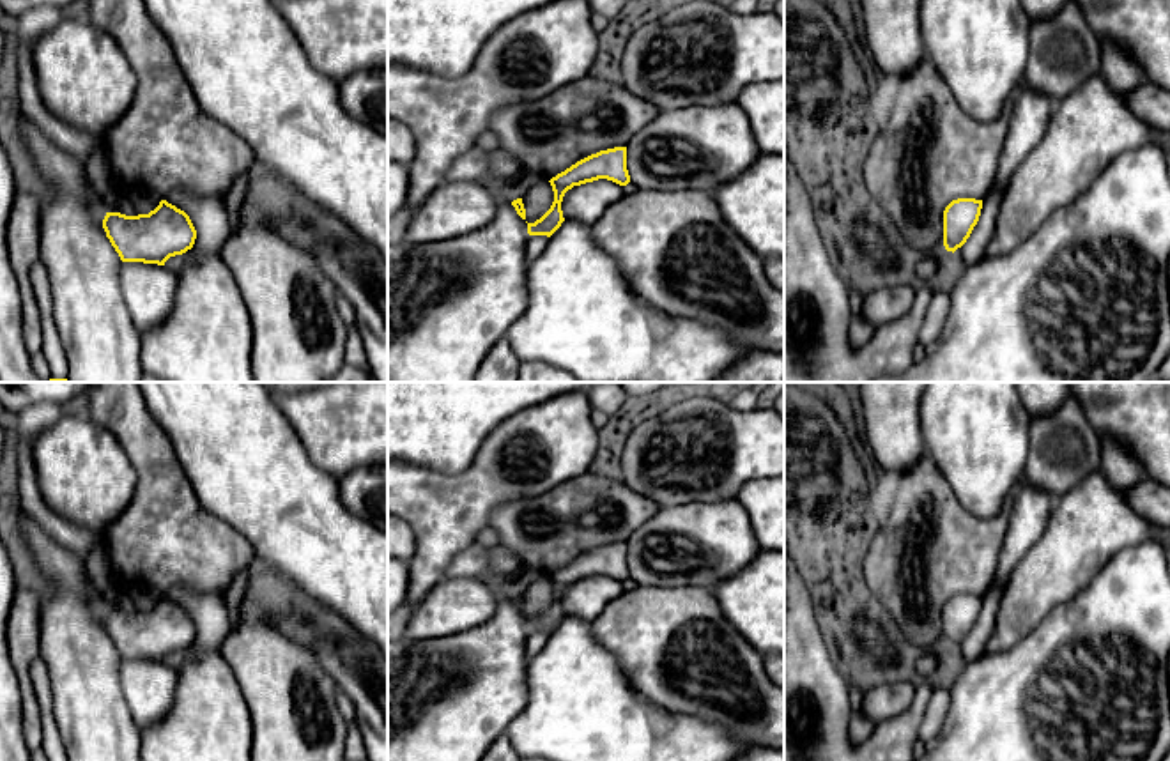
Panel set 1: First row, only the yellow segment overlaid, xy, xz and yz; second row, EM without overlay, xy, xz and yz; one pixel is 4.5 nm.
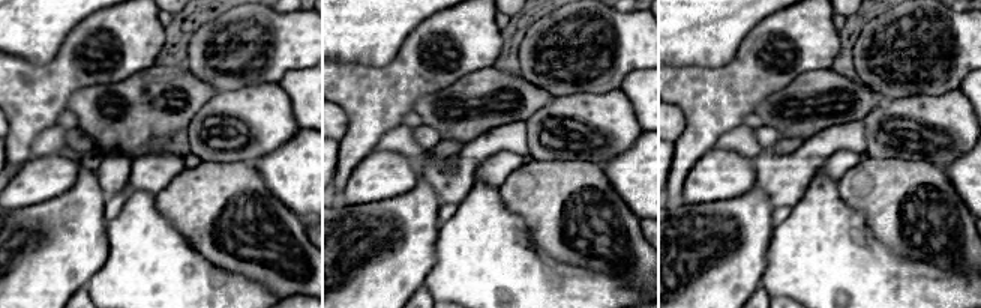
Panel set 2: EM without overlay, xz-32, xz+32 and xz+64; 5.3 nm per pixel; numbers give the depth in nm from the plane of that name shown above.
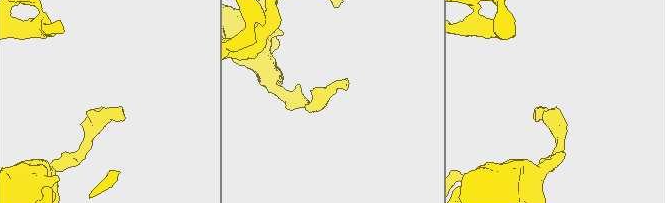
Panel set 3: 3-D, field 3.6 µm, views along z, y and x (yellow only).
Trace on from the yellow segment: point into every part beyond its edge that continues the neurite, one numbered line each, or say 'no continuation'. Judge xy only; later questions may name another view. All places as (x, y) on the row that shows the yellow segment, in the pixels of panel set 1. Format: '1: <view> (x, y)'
no continuation

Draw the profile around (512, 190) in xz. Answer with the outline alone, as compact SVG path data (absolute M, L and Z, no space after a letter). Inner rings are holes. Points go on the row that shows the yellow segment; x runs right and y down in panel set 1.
M522 170L515 181L503 182L499 188L501 198L513 202L522 198L535 184L547 181L542 170Z

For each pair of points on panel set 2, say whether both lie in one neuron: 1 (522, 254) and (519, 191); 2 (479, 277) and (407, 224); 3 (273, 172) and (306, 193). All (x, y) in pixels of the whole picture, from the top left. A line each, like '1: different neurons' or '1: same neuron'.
1: different neurons
2: different neurons
3: same neuron

